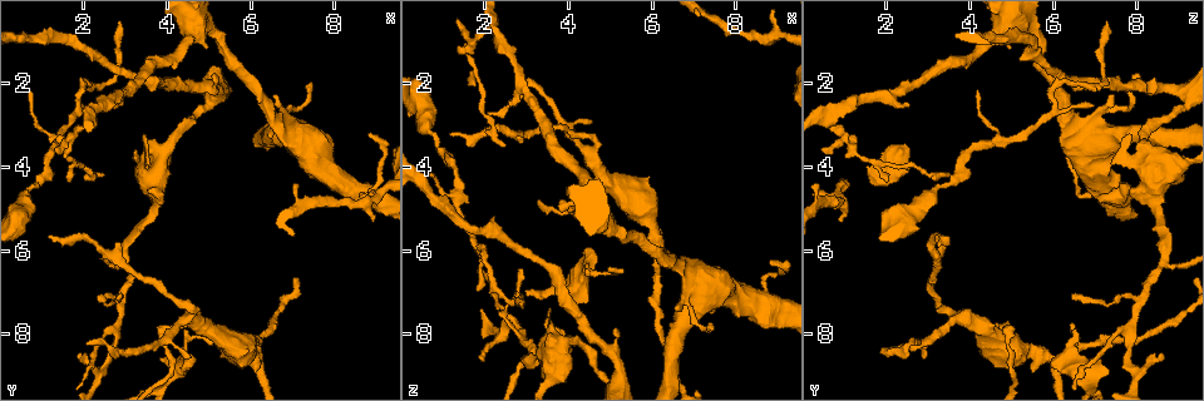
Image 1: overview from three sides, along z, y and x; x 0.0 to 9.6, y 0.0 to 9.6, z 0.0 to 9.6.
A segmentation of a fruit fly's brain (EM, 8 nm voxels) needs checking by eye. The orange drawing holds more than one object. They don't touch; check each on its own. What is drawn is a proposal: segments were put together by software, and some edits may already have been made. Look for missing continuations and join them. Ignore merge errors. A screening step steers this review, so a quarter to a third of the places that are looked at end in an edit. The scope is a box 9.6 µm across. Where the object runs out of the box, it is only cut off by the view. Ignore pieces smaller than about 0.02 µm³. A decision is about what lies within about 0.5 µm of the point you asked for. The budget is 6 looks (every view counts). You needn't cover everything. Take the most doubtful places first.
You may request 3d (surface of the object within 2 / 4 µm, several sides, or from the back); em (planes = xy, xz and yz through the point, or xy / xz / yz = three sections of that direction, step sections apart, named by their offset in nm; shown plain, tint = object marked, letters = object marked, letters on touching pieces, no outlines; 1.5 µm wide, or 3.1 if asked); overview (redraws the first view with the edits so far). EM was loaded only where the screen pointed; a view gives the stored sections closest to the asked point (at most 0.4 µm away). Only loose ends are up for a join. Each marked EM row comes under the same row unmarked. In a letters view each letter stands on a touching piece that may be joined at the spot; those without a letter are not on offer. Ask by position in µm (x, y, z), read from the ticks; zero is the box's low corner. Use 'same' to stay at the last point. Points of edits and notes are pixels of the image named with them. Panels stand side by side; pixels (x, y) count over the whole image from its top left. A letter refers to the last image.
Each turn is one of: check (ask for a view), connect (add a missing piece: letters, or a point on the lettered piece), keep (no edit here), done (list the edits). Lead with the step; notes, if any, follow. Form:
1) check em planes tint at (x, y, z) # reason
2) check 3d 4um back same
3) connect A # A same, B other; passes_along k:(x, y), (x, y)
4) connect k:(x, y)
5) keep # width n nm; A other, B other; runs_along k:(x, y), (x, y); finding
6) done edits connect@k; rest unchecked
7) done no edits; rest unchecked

check 3d 4um at (8.75, 3.15, 6.35) # thin end

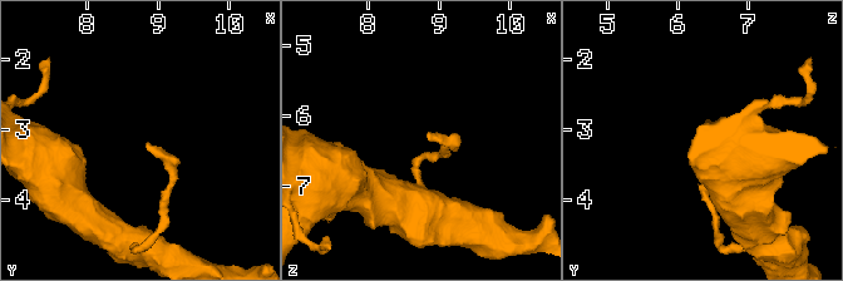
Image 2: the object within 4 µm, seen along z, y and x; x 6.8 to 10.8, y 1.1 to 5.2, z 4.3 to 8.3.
check em planes tint at (8.80, 3.20, 6.30)

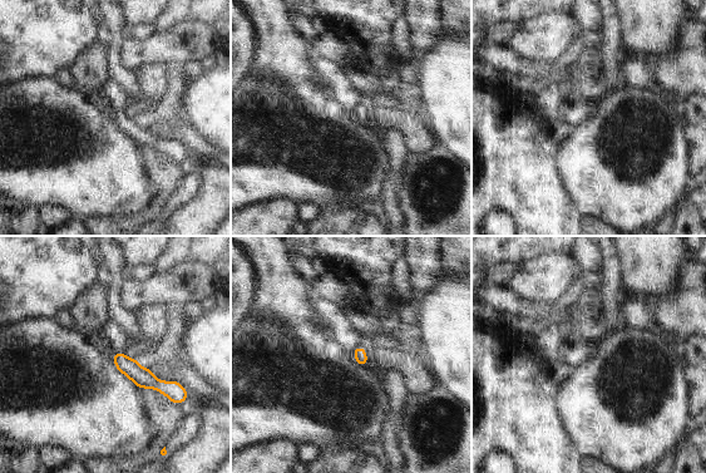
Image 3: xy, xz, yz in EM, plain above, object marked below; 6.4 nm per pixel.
check em planes letters same # see the neighbours

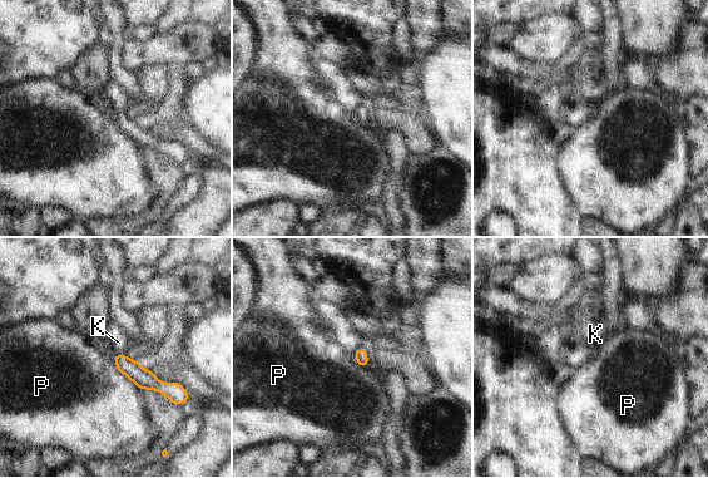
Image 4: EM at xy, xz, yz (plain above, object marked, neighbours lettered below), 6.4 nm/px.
connect K # K same, P other; passes_along 4:(143, 378), (119, 354), (119, 343); it goes on there

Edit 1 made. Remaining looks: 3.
check em xz step 8 letters at (0.70, 2.20, 4.15) # an open end

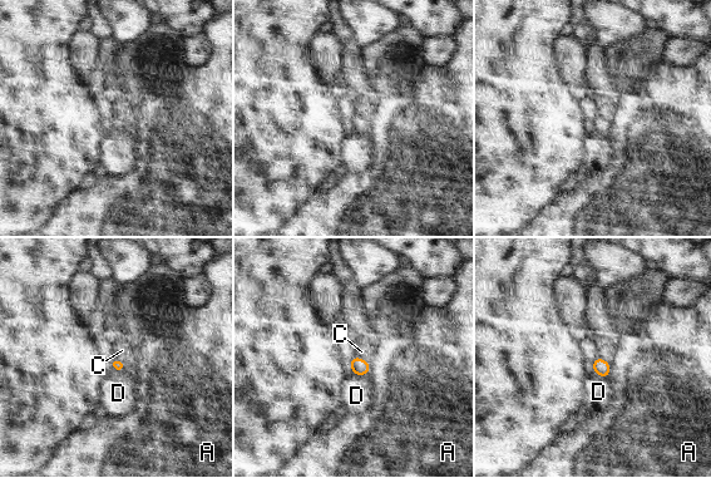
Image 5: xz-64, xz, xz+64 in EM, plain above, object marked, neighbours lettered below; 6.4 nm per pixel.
keep # longest_contact A 100 nm; A other, C other, D other; border 5:(114, 356), (126, 364); no lettered piece goes on from it

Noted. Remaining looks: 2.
done edits connect@4; rest unchecked

